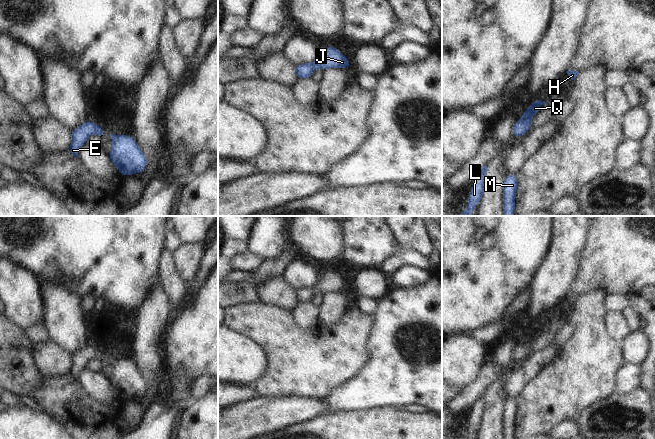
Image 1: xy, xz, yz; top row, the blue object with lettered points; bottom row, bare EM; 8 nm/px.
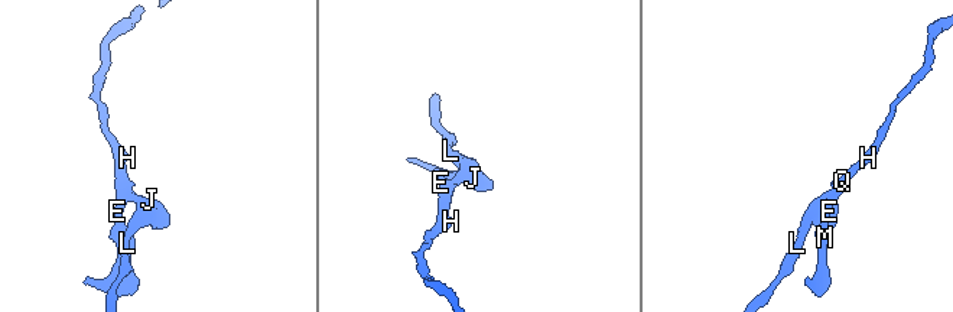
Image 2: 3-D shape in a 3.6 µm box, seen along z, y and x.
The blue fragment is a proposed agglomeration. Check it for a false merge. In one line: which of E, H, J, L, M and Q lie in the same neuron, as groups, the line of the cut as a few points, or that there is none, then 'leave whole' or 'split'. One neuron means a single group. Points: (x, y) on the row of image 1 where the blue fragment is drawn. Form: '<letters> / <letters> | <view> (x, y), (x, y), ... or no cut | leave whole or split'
E H J L M Q | no cut | leave whole

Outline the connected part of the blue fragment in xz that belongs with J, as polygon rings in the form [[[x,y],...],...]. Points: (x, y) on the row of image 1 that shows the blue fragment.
[[[329,46],[323,51],[319,52],[318,57],[313,63],[304,63],[295,66],[295,74],[299,79],[312,77],[315,68],[326,70],[328,68],[343,69],[350,68],[352,64],[349,63],[348,59],[343,53],[337,48]]]

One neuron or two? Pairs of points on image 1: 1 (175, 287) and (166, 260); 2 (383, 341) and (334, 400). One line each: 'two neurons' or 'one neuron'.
1: one neuron
2: one neuron

